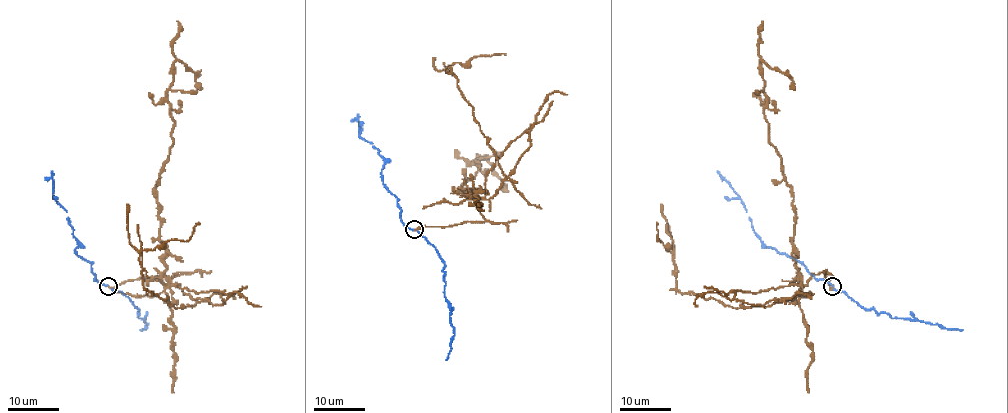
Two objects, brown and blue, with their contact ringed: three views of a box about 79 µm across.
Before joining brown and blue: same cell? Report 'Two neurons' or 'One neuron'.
Two neurons

